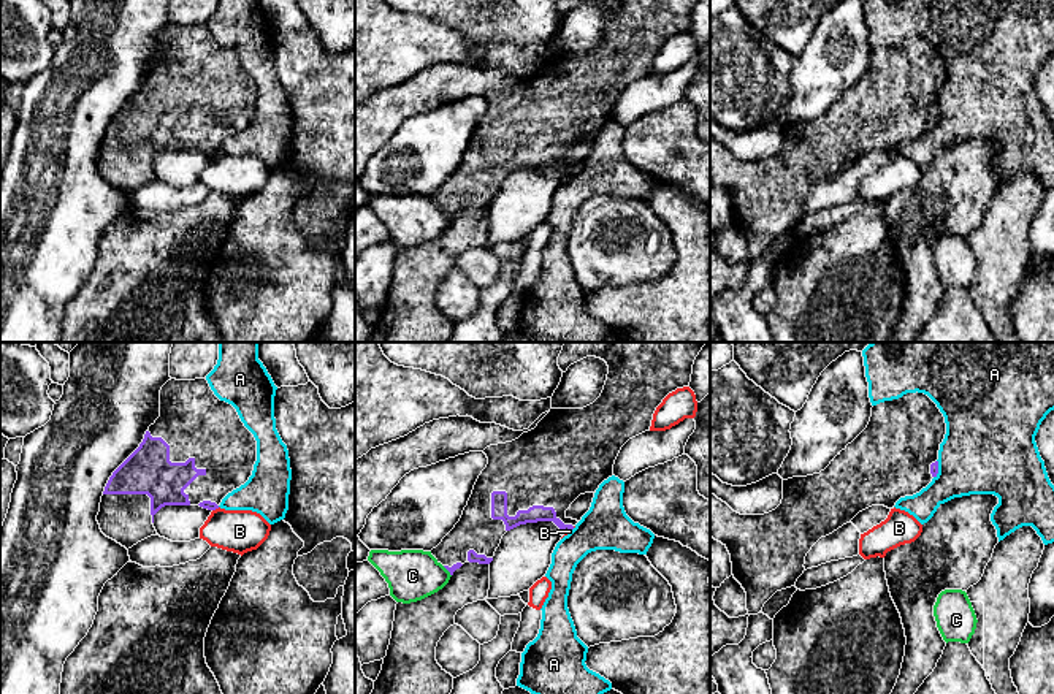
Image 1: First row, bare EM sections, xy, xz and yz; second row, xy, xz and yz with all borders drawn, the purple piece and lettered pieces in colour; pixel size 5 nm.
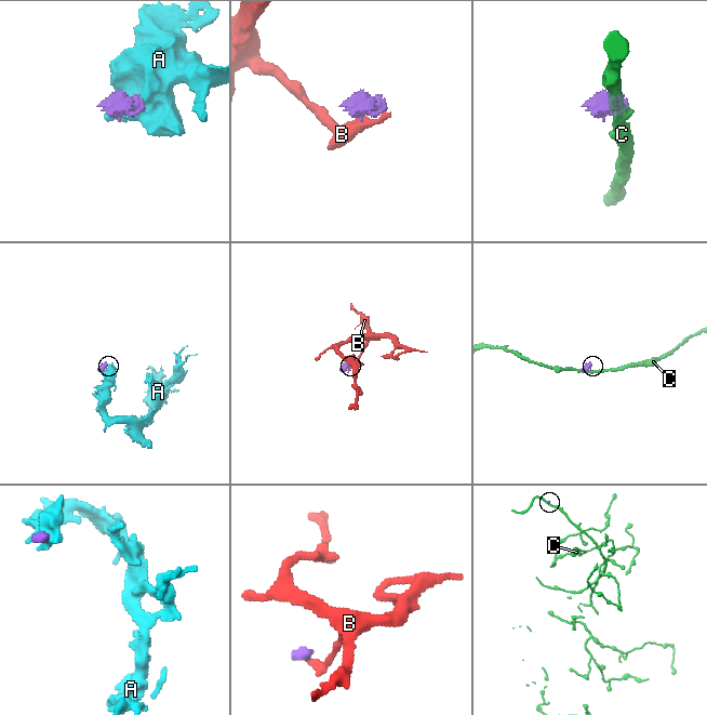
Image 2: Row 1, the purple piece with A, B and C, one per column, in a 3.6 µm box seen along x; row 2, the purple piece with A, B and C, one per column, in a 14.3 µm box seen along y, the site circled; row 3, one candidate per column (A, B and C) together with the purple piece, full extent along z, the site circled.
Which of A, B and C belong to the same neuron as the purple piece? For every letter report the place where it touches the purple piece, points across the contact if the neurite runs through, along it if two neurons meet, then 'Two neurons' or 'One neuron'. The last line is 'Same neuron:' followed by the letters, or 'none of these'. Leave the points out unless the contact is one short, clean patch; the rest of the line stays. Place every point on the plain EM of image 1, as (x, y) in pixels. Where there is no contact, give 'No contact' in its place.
A: Touches purple at yz (937, 114). Boundary: yz (937, 105), (937, 119), (934, 122). Two neurons
B: Touches purple at xy (216, 152). Boundary: xy (219, 152), (213, 156). Two neurons
C: Touches purple at xz (447, 214). Boundary: xz (442, 211), (450, 221). Two neurons
Same neuron: none of these

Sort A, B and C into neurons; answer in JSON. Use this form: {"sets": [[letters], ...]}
{"sets": [["A"], ["B"], ["C"]]}

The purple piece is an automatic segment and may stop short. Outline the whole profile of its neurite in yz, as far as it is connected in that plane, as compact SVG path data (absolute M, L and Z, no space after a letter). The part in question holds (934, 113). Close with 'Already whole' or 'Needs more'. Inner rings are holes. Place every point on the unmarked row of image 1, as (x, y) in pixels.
M907 38L899 44L873 51L867 73L824 116L783 125L783 144L775 155L764 160L740 160L710 138L710 182L721 187L731 200L732 220L747 238L748 260L761 258L764 249L777 236L796 230L805 215L807 198L821 182L832 179L872 151L894 154L900 143L913 141L926 133L938 119L937 105L945 79L945 62L937 49L924 38Z. Needs more

